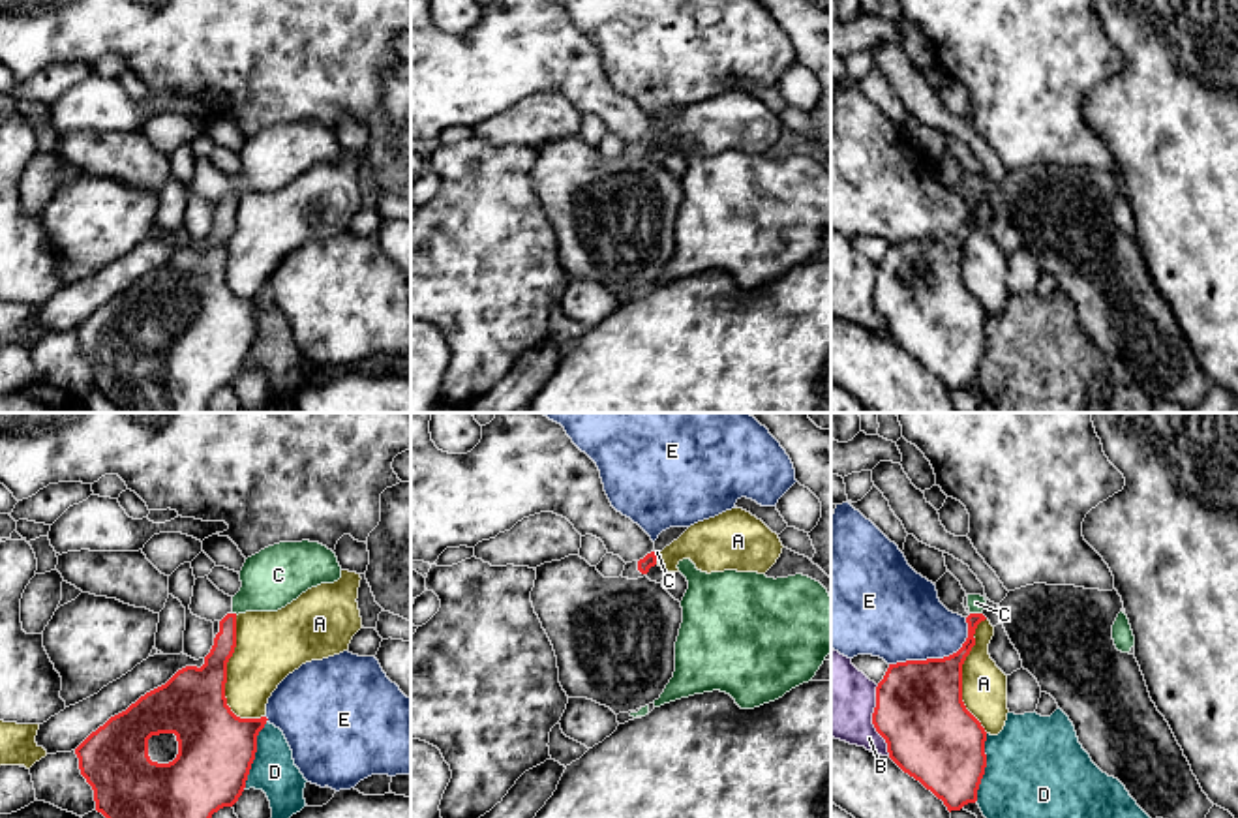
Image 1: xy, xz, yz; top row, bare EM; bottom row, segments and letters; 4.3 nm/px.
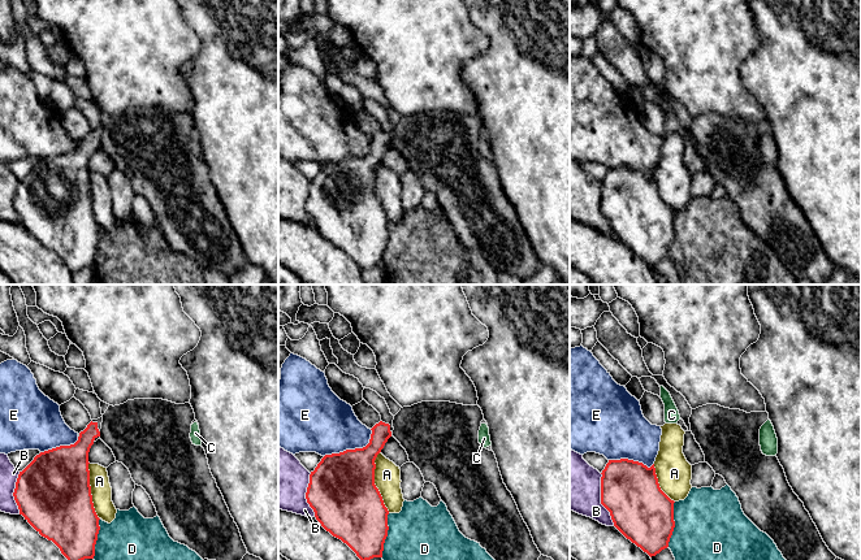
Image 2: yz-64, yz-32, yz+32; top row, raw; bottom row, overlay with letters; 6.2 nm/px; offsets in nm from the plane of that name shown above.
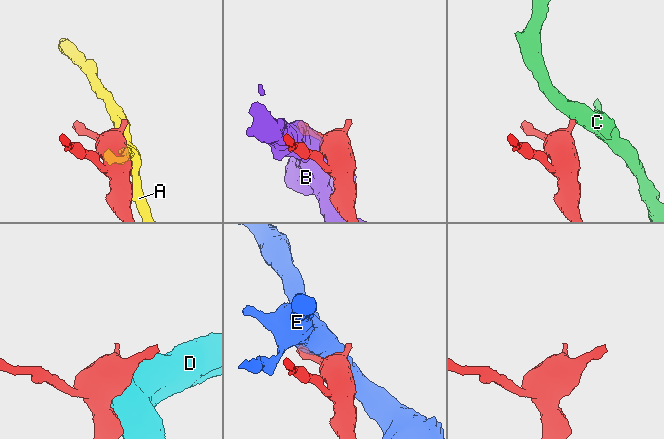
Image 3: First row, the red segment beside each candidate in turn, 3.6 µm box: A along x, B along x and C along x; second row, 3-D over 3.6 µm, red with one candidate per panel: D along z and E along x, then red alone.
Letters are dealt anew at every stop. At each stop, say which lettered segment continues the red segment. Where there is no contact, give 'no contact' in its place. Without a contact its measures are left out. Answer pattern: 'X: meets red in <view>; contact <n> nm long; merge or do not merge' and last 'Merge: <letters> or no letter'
A: meets red in xy; contact 460 nm long; do not merge
B: meets red in yz; contact 300 nm long; do not merge
C: meets red in yz; contact 60 nm long; do not merge
D: meets red in xy; contact 320 nm long; do not merge
E: meets red in yz; contact 400 nm long; do not merge
Merge: no letter

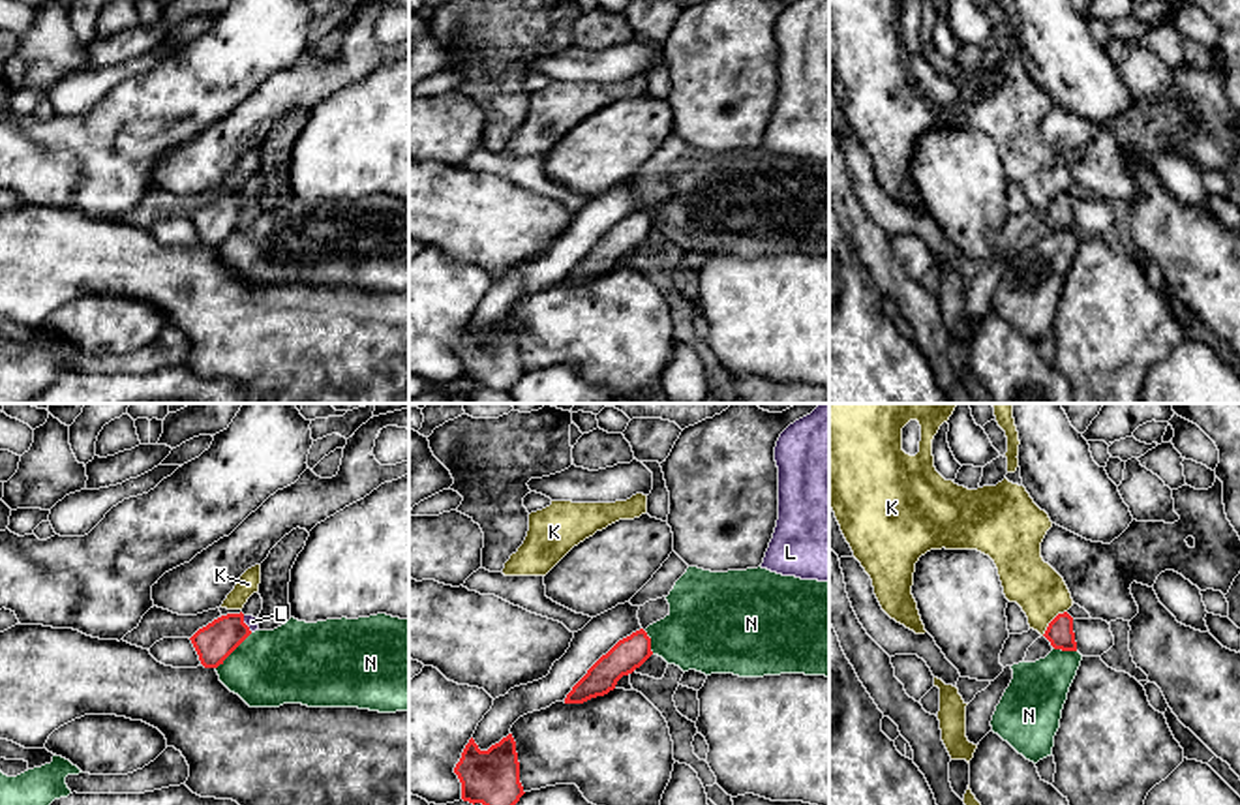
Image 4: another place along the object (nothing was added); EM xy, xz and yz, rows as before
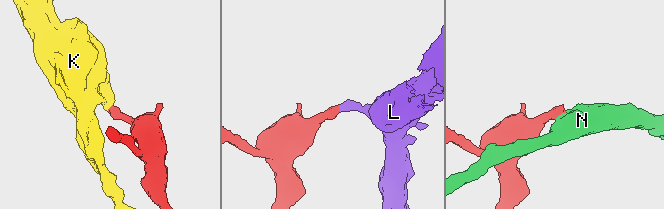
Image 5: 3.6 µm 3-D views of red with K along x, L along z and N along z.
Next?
K: meets red in yz; contact 160 nm long; do not merge
L: meets red in xy; contact 80 nm long; merge
N: meets red in xy; contact 220 nm long; do not merge
Merge: L

